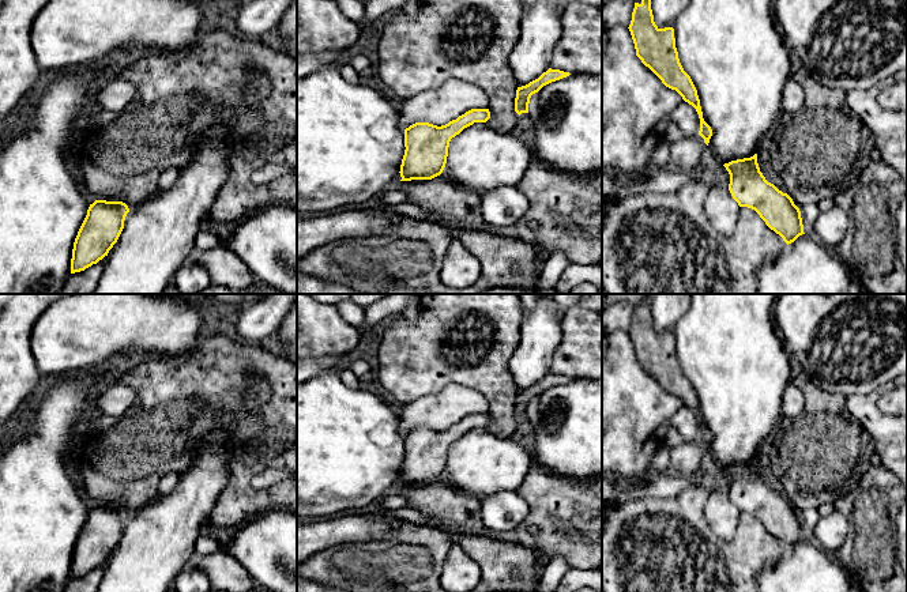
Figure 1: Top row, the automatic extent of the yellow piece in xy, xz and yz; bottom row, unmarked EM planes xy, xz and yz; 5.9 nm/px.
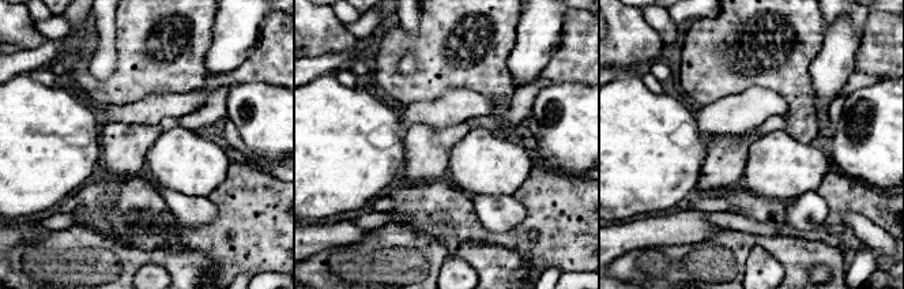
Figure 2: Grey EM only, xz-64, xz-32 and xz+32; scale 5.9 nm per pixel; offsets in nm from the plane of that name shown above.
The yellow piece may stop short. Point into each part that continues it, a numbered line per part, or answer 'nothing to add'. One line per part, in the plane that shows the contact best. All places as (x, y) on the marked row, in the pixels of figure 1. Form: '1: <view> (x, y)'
nothing to add

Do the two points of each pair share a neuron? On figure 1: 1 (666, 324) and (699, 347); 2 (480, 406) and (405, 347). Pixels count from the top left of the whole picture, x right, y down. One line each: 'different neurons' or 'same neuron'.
1: different neurons
2: different neurons

